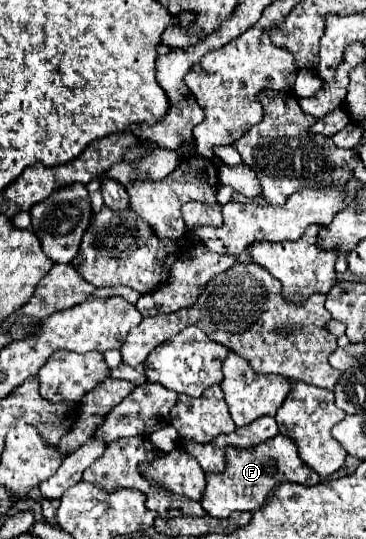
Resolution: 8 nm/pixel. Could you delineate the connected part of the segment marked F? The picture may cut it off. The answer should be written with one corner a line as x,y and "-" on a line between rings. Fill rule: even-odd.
277,435
249,449
227,447
225,469
221,473
205,475
205,493
201,495
201,505
211,517
217,519
225,519
235,511
253,513
265,503
273,487
277,487
281,481
293,481
301,485
317,485
321,481
319,475
299,459
297,445
289,437

